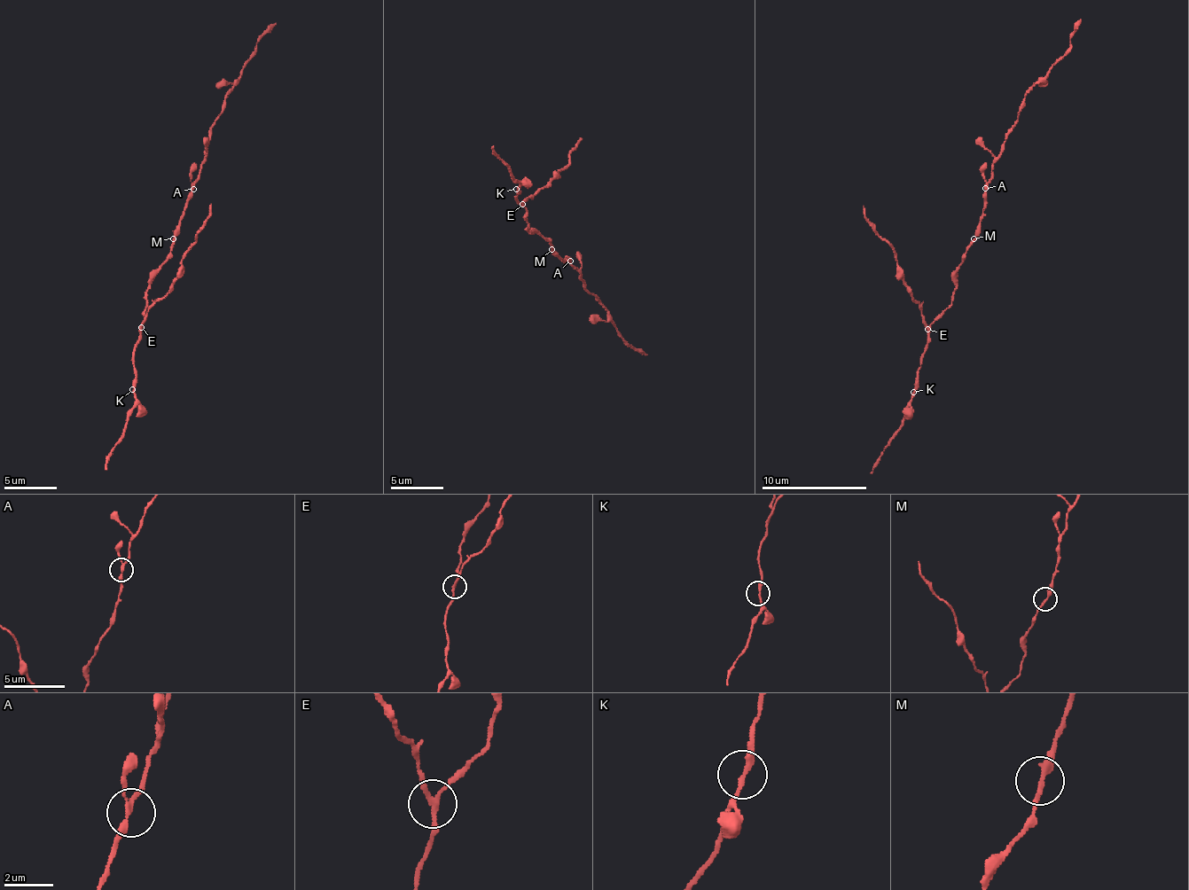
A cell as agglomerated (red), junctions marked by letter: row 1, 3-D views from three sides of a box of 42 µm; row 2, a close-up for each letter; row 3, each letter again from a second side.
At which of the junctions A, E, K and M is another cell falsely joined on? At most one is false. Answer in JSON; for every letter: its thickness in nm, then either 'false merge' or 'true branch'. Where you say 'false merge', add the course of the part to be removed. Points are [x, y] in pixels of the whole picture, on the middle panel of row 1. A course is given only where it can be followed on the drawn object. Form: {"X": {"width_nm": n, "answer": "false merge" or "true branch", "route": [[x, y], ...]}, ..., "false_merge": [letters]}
{"A": {"width_nm": 180, "answer": "true branch"}, "E": {"width_nm": 170, "answer": "false merge", "route": [[523, 203], [532, 198], [560, 170], [582, 137]]}, "K": {"width_nm": 200, "answer": "true branch"}, "M": {"width_nm": 200, "answer": "true branch"}, "false_merge": ["E"]}

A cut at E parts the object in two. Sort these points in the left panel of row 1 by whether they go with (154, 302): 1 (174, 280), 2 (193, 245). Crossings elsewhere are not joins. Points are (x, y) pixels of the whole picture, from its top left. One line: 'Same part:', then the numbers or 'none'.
Same part: 1, 2

